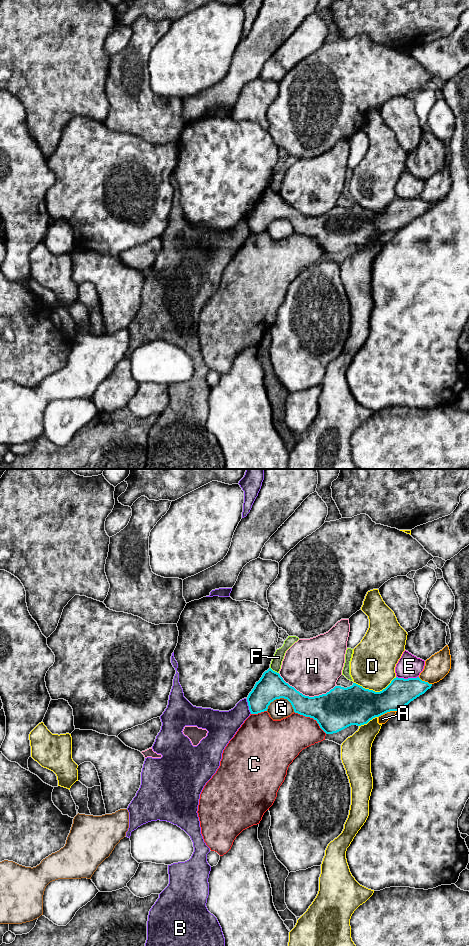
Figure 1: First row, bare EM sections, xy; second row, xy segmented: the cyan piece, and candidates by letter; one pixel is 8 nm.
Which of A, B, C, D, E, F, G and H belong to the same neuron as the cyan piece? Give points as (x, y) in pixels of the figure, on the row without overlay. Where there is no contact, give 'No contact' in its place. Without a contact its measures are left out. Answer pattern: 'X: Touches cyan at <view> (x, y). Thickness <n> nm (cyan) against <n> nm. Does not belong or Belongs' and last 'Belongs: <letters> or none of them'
A: Touches cyan at xy (387, 231). Thickness 300 nm (cyan) against 70 nm. Does not belong
B: Touches cyan at xy (248, 225). Thickness 220 nm (cyan) against 220 nm. Does not belong
C: Touches cyan at xy (311, 237). Thickness 320 nm (cyan) against 300 nm. Does not belong
D: Touches cyan at xy (374, 211). Thickness 320 nm (cyan) against 360 nm. Does not belong
E: Touches cyan at xy (408, 198). Thickness 220 nm (cyan) against 190 nm. Does not belong
F: Touches cyan at xy (274, 191). Thickness 220 nm (cyan) against 90 nm. Does not belong
G: Touches cyan at xy (279, 218). Thickness 220 nm (cyan) against 160 nm. Does not belong
H: Touches cyan at xy (307, 216). Thickness 320 nm (cyan) against 460 nm. Does not belong
Belongs: none of them

